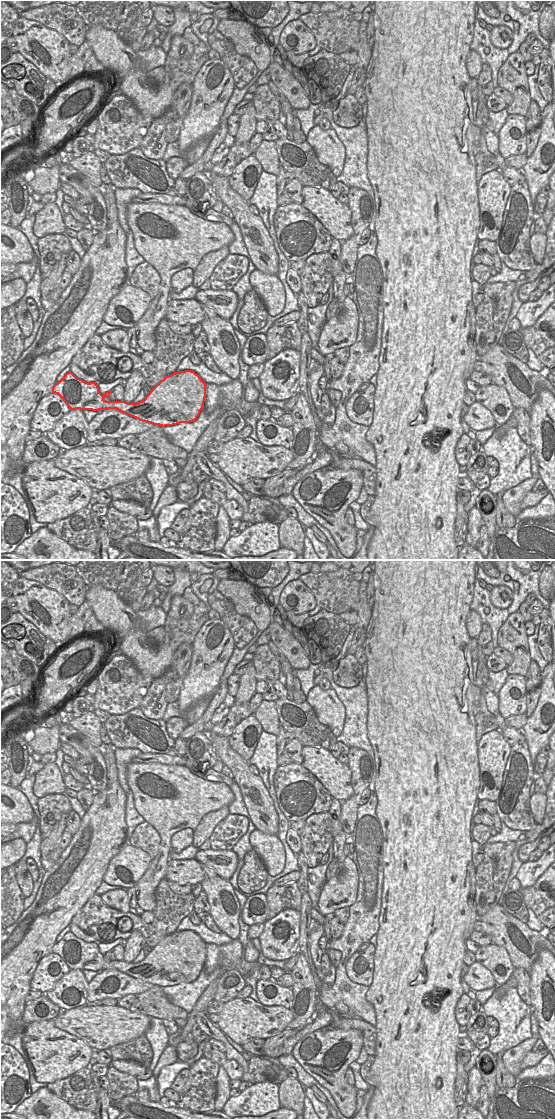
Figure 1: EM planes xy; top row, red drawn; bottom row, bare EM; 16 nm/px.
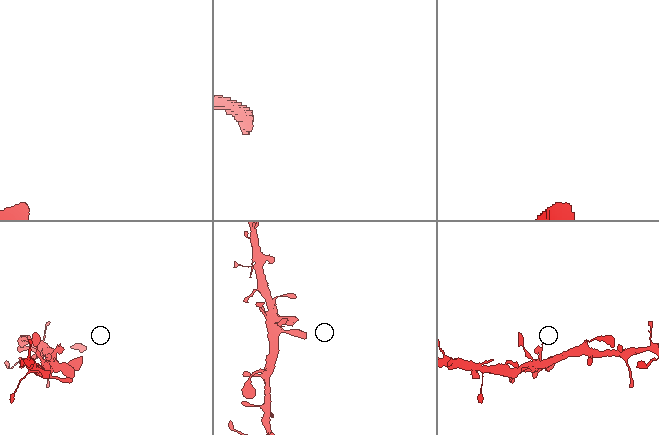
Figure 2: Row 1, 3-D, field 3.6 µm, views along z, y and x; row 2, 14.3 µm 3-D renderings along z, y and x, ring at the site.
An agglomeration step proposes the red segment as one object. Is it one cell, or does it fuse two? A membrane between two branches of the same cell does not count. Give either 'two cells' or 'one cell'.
one cell

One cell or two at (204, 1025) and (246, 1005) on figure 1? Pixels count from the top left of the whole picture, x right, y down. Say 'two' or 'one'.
two

